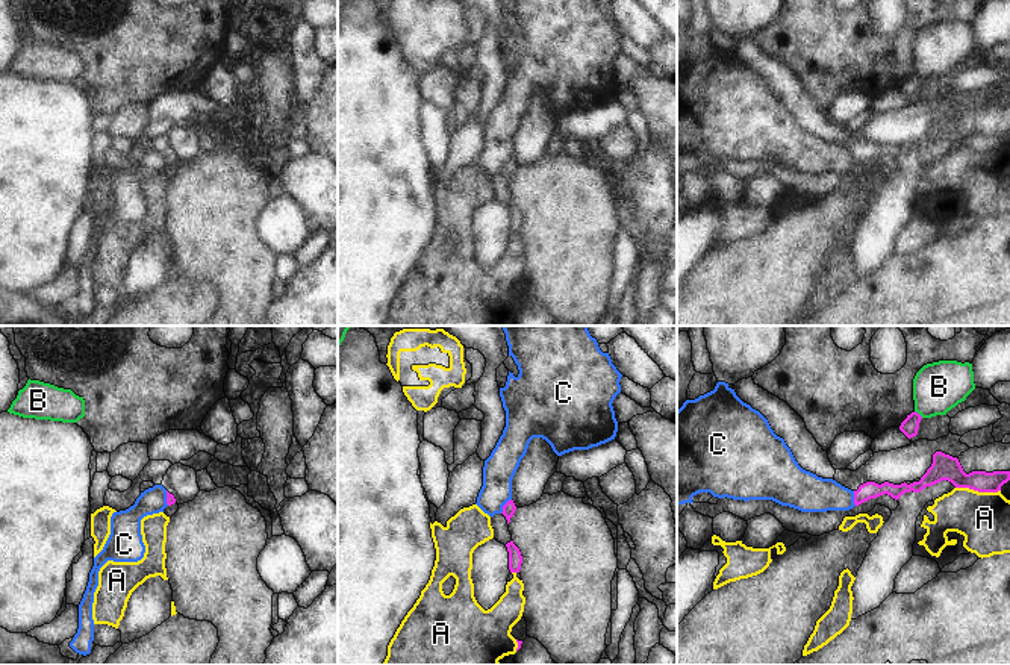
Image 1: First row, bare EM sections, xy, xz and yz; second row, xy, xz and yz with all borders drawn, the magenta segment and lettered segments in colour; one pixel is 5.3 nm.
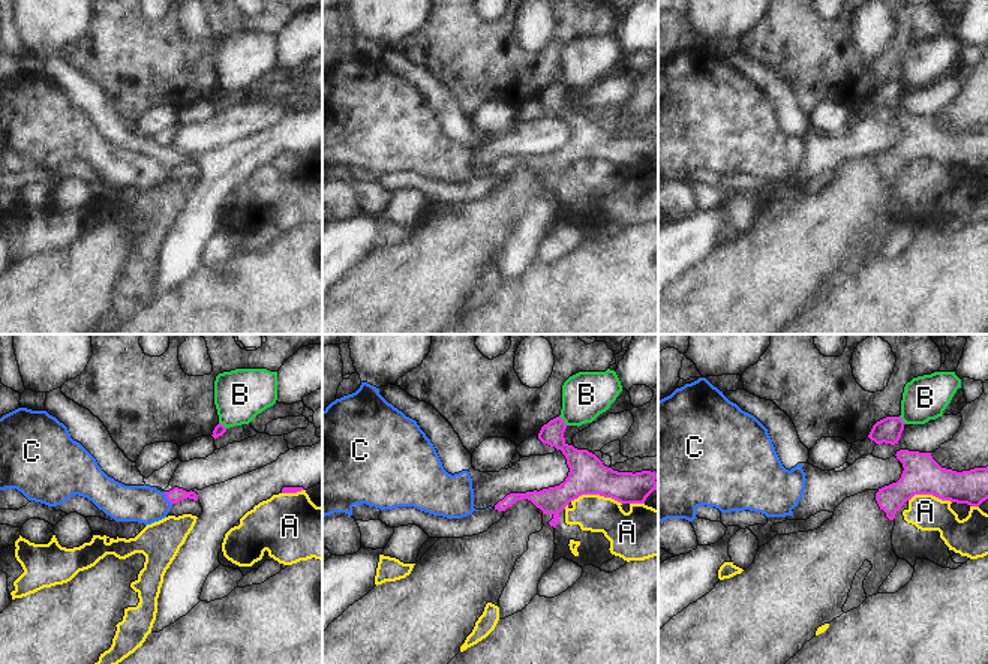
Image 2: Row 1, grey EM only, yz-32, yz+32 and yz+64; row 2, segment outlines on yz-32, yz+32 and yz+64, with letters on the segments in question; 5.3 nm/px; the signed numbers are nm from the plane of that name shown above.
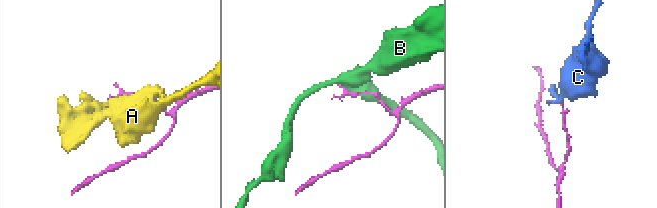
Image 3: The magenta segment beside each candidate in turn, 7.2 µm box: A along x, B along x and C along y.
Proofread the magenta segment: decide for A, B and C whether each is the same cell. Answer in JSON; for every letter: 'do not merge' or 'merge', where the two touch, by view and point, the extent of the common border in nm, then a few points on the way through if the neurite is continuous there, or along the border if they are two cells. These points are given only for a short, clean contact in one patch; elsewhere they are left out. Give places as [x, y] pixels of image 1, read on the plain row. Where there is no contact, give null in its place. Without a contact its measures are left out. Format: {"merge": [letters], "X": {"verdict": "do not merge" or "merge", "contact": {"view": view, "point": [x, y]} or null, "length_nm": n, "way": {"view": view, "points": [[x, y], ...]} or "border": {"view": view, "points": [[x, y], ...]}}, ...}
{"merge": [], "A": {"verdict": "do not merge", "contact": {"view": "yz", "point": [978, 152]}, "length_nm": 240}, "B": {"verdict": "do not merge", "contact": {"view": "yz", "point": [918, 74]}, "length_nm": 60, "border": {"view": "yz", "points": [[915, 71], [922, 78]]}}, "C": {"verdict": "do not merge", "contact": {"view": "xz", "point": [503, 167]}, "length_nm": 100, "border": {"view": "xz", "points": [[511, 159], [500, 173]]}}}

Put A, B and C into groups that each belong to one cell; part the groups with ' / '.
A / B / C

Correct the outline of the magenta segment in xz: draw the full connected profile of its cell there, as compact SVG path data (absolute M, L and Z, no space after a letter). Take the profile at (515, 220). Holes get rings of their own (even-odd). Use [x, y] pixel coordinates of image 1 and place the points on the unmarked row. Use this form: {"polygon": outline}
{"polygon": "M513 201L506 204L507 212L509 212L509 230L510 233L519 233L521 224L522 224L522 217L519 209L513 204Z"}

